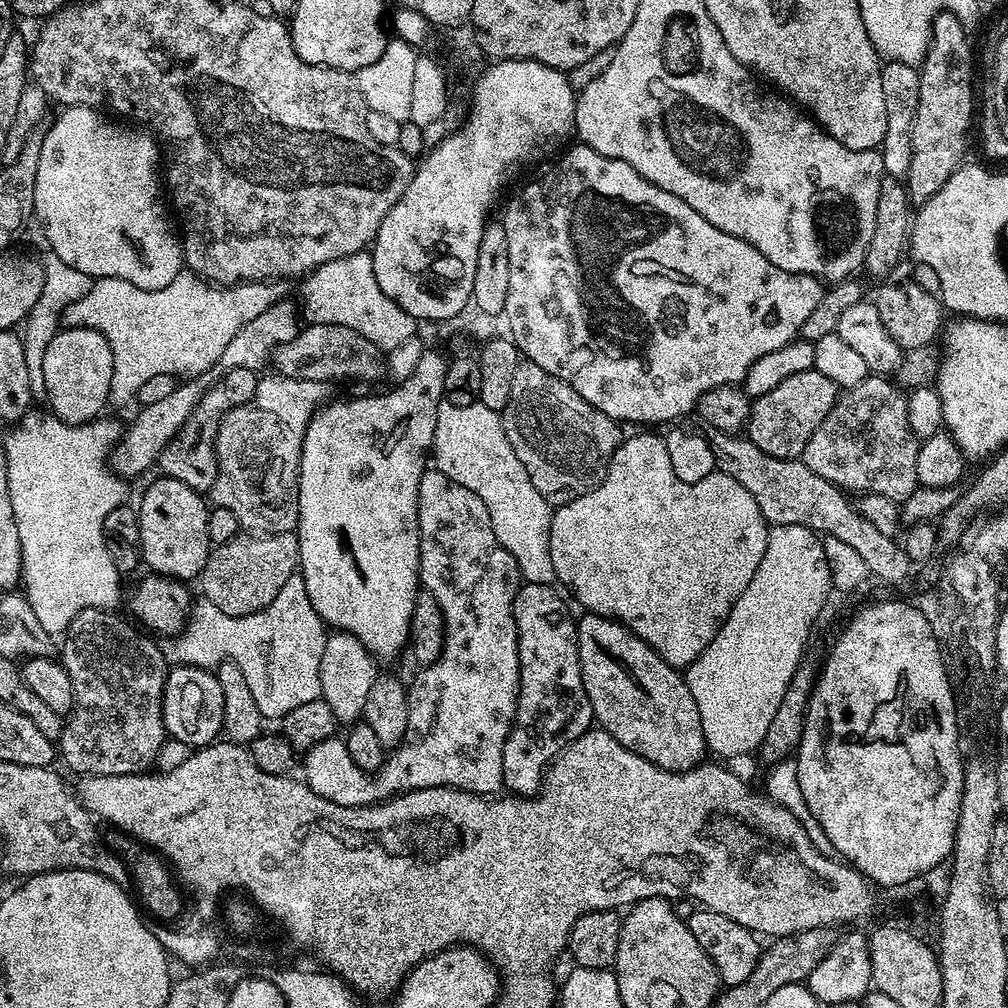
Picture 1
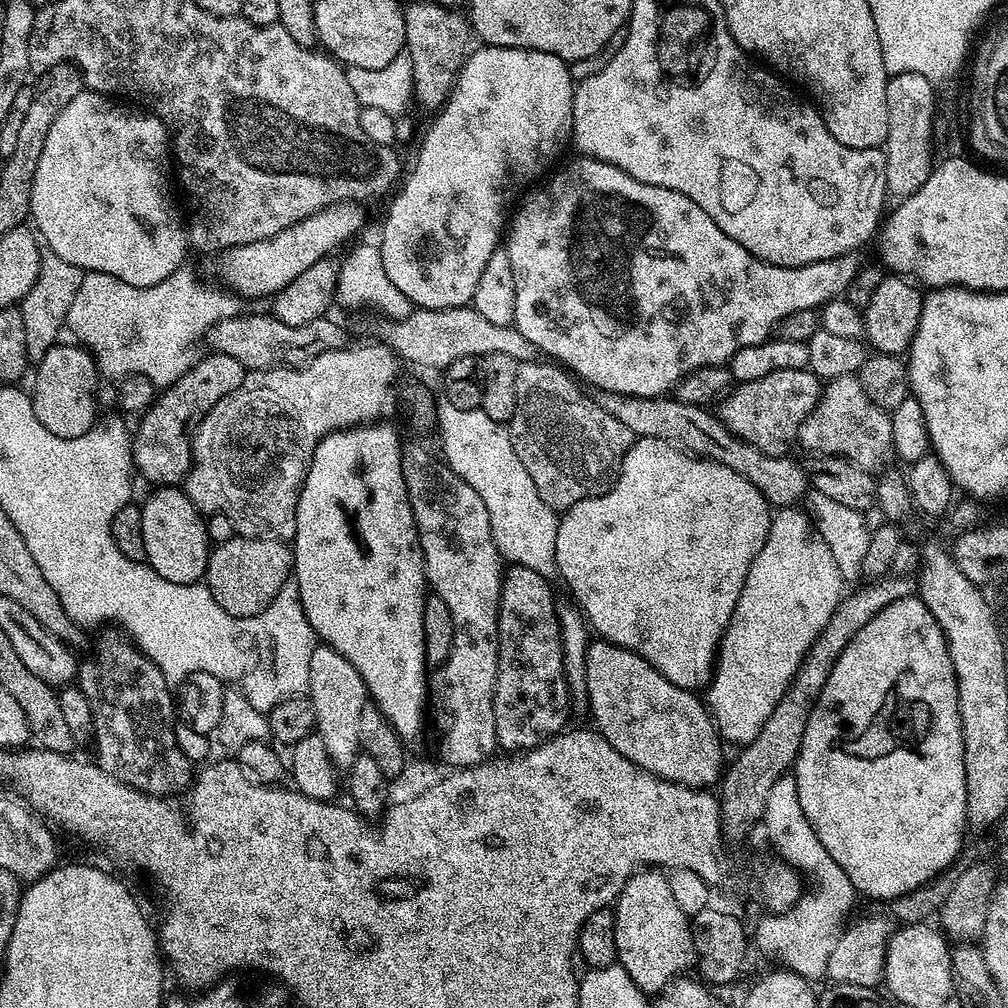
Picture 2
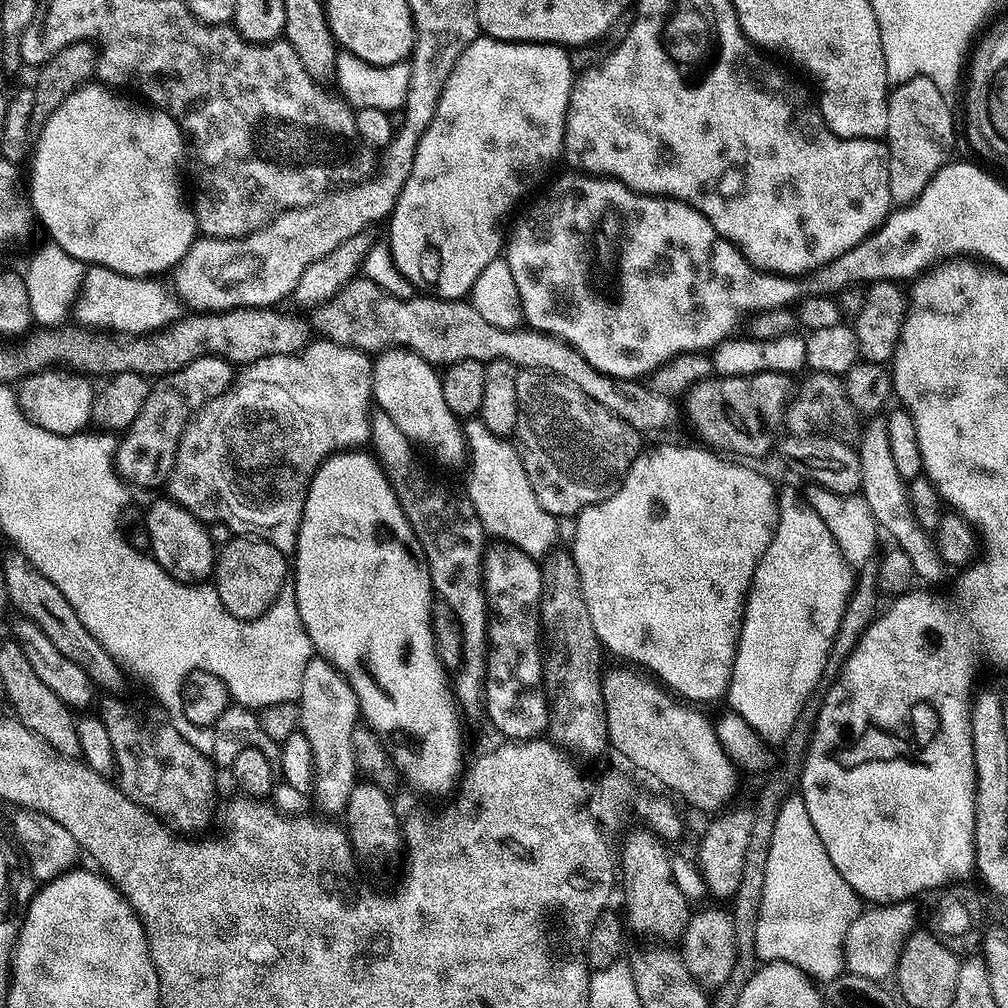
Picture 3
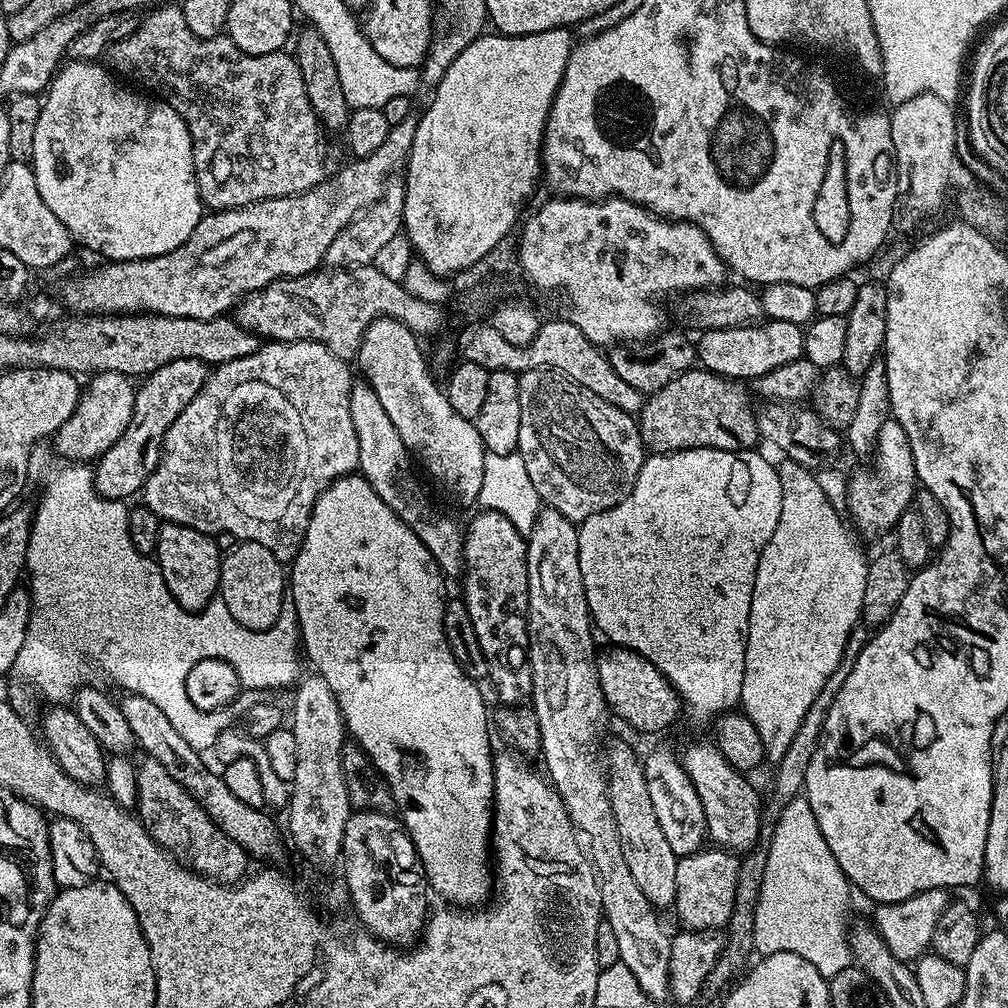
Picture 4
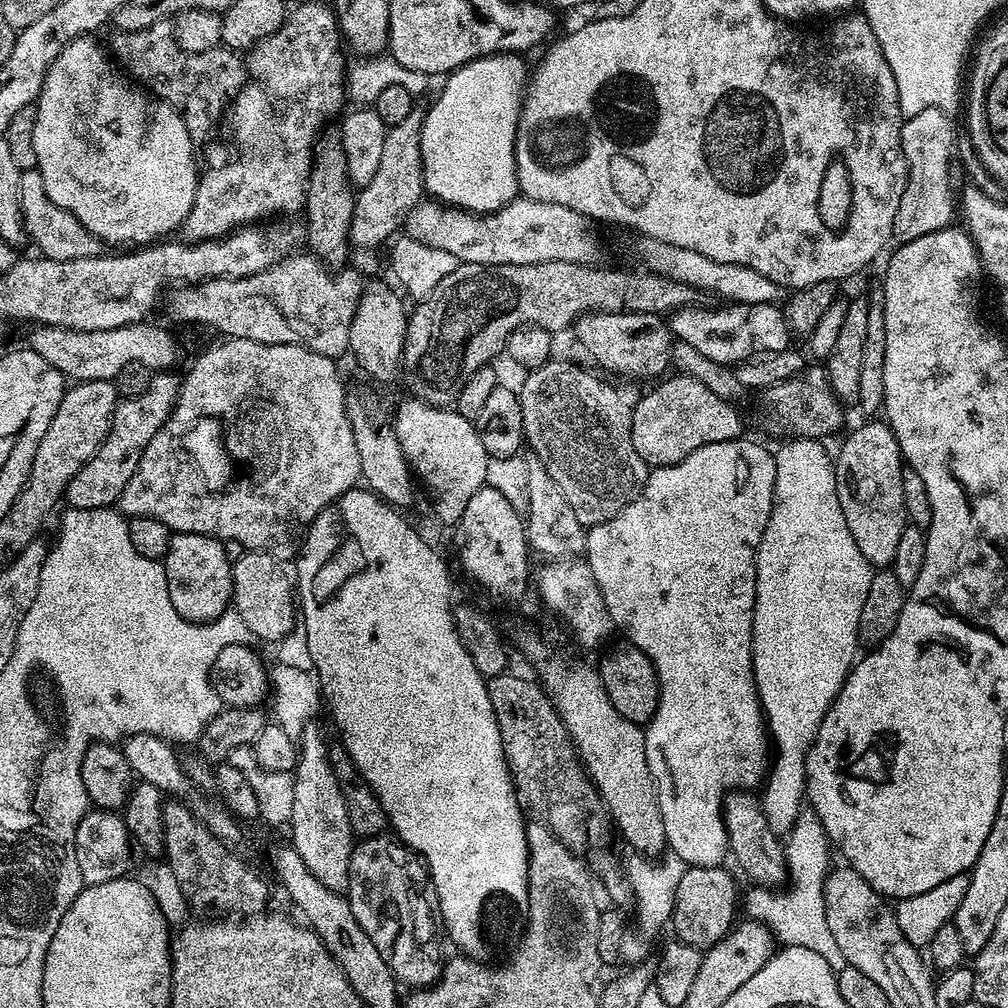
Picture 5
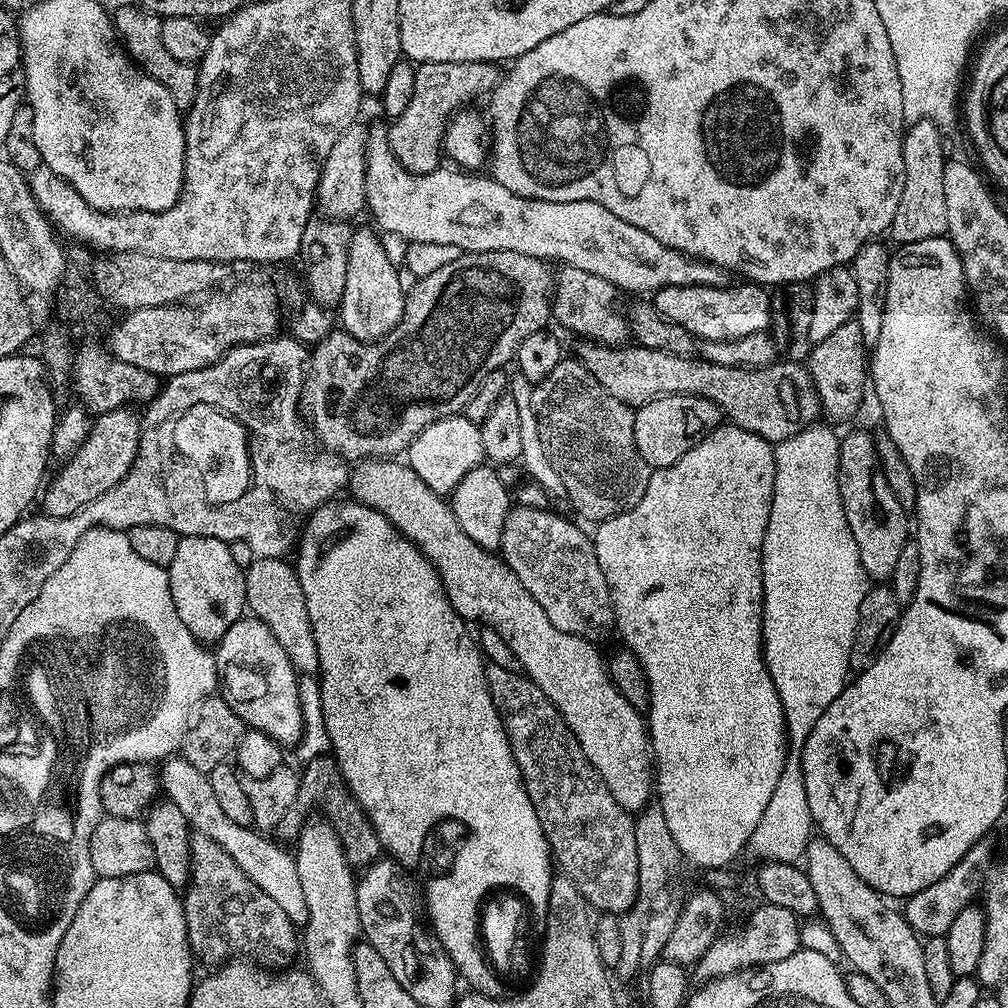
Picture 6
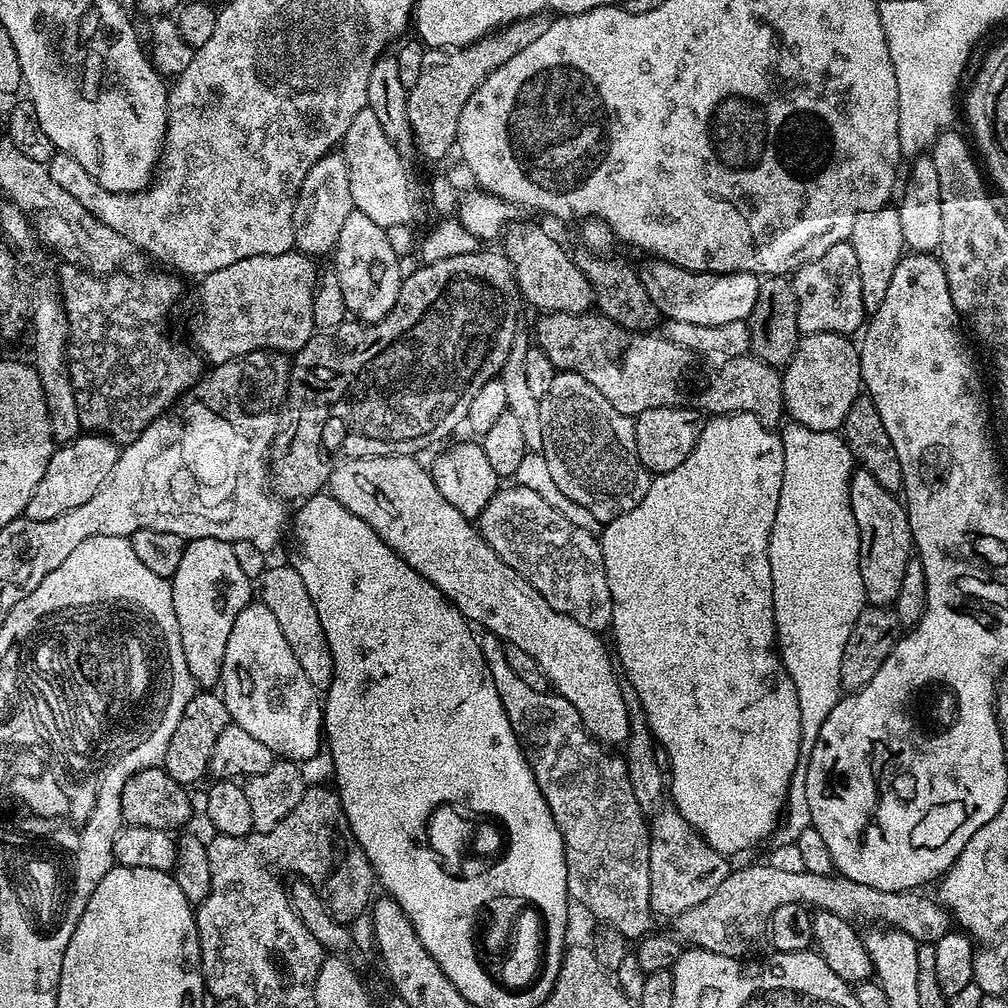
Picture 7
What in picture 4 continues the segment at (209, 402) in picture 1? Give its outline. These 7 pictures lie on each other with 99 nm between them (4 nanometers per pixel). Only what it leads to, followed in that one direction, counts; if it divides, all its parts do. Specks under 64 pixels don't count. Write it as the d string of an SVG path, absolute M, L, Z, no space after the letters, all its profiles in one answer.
M178 358L178 362L170 362L162 366L162 370L154 370L149 376L143 377L136 390L134 414L130 418L130 426L106 450L94 464L96 478L96 493L107 500L127 501L141 491L148 480L148 474L153 472L160 461L160 451L164 445L166 432L174 426L174 418L194 402L194 394L202 390L208 381L209 365L194 358Z

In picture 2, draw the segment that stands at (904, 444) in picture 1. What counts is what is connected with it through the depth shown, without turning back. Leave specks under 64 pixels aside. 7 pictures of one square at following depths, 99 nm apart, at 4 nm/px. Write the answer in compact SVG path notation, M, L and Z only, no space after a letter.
M856 374L834 378L823 385L820 401L806 422L802 422L796 439L799 447L812 452L808 454L841 456L873 474L883 473L884 463L894 456L891 415L862 390L862 382Z

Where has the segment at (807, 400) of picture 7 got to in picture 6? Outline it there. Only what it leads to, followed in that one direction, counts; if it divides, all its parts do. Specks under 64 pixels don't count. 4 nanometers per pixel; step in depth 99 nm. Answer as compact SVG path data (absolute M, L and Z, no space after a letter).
M855 318L846 322L846 326L838 326L834 334L822 338L822 342L812 345L812 351L808 354L806 367L810 378L816 387L816 393L820 399L820 411L832 420L848 420L860 408L864 400L864 388L870 384L870 349L862 342L862 329L859 328Z

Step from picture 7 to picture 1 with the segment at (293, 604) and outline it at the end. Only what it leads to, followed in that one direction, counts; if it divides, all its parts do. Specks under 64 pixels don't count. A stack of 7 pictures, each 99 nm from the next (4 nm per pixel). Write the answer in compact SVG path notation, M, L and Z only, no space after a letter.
M296 532L275 534L241 534L230 542L215 545L208 553L206 566L198 577L203 599L218 610L233 614L261 612L286 586L291 574L288 568L298 568L300 562L300 538Z

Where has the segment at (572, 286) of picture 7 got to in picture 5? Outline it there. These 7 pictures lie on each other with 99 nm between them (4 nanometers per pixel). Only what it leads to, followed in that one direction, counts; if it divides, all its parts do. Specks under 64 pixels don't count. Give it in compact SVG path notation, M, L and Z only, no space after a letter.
M594 312L576 319L575 332L577 342L608 372L644 380L647 376L663 377L669 371L674 337L659 316L641 312Z

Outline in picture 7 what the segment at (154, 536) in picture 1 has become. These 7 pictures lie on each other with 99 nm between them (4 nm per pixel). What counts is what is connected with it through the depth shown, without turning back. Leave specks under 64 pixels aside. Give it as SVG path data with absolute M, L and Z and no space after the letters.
M198 538L197 540L187 541L184 545L184 553L182 554L182 563L178 566L178 570L172 576L170 581L173 590L174 613L178 620L178 626L181 630L181 642L183 653L186 656L186 665L189 667L190 674L193 676L193 682L204 690L212 690L219 685L220 675L222 674L222 662L226 658L226 642L230 638L230 630L234 626L234 618L238 618L238 614L249 604L254 596L254 584L246 578L246 574L238 566L238 561L234 559L234 550L232 544L226 540L218 538Z

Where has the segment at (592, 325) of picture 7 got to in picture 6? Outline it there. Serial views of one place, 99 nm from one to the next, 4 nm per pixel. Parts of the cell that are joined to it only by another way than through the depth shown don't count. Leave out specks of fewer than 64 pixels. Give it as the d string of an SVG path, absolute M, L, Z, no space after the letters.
M584 342L579 346L581 348L578 359L585 370L600 383L602 390L606 390L606 394L618 398L618 402L628 405L633 410L660 396L706 398L714 402L731 423L736 424L742 430L750 430L758 434L773 446L782 443L786 438L794 438L794 434L798 434L803 428L813 427L817 423L816 416L821 415L820 399L807 367L795 360L784 360L766 368L731 368L718 366L709 360L691 356L674 356L662 350L650 350L639 346L613 346L591 342Z

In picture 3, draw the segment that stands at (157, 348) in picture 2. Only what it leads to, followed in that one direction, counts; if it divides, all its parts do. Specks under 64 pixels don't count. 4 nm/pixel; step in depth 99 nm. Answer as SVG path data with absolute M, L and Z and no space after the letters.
M88 266L74 305L75 323L93 330L111 330L116 334L143 334L166 328L181 315L182 305L160 282L156 278L118 274L106 266Z

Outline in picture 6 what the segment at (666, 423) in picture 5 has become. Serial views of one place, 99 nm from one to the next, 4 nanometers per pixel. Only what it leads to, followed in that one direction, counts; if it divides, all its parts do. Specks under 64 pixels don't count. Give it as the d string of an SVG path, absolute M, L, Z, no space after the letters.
M660 396L635 409L634 442L638 446L638 454L648 467L655 470L674 466L682 454L700 443L709 432L719 428L722 423L720 408L706 398L697 396Z

